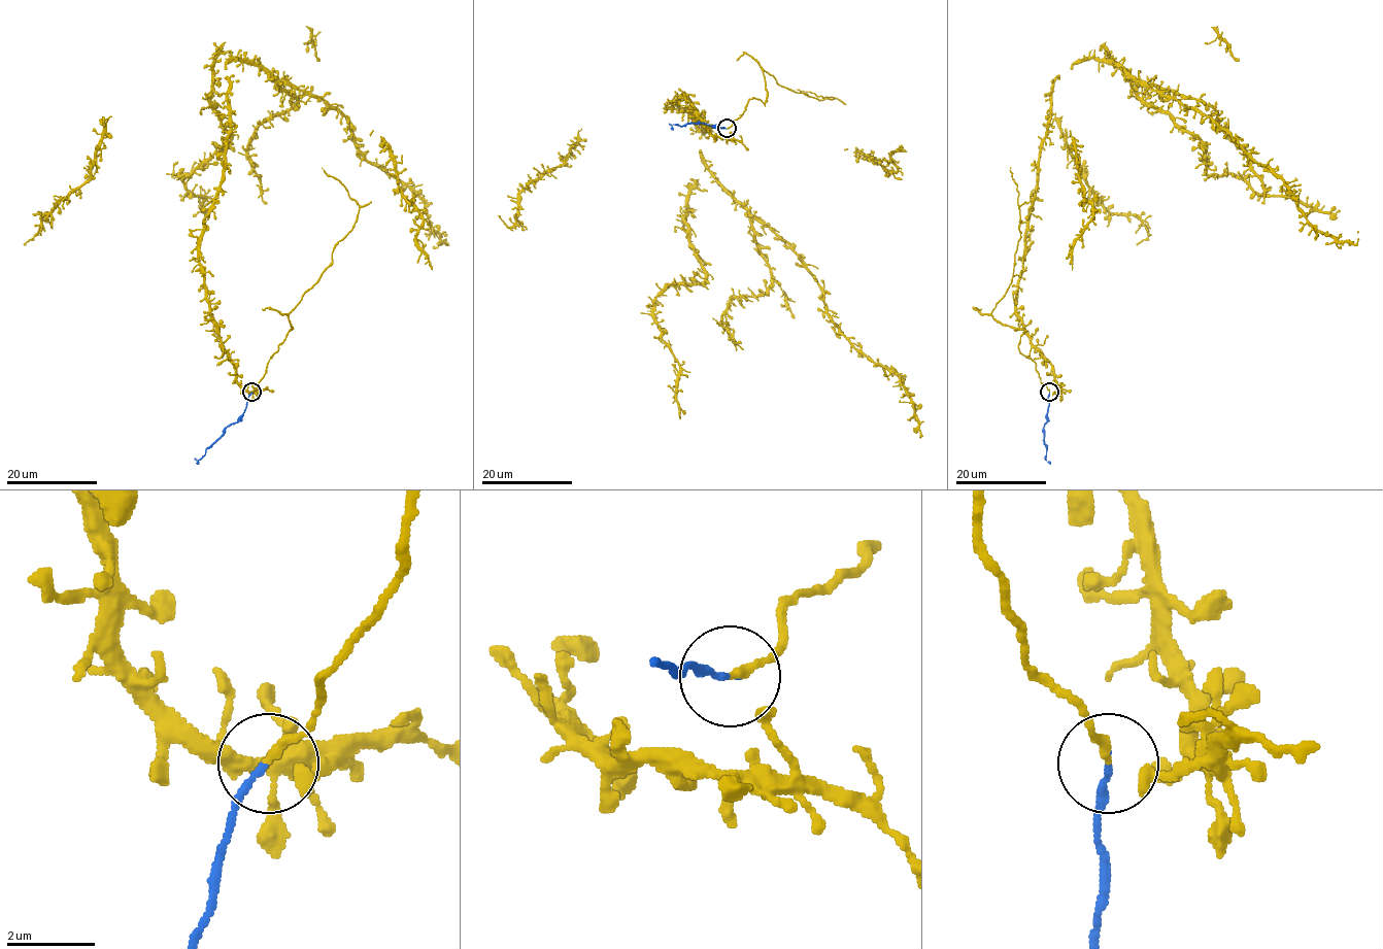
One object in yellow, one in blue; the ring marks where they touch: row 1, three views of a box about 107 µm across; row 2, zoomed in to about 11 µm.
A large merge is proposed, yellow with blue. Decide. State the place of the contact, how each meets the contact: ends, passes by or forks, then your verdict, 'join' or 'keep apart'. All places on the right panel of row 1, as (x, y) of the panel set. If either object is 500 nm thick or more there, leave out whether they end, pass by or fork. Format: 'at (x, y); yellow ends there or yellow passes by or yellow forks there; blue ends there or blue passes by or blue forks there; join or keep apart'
at (1049, 392); yellow passes by; blue ends there; join

